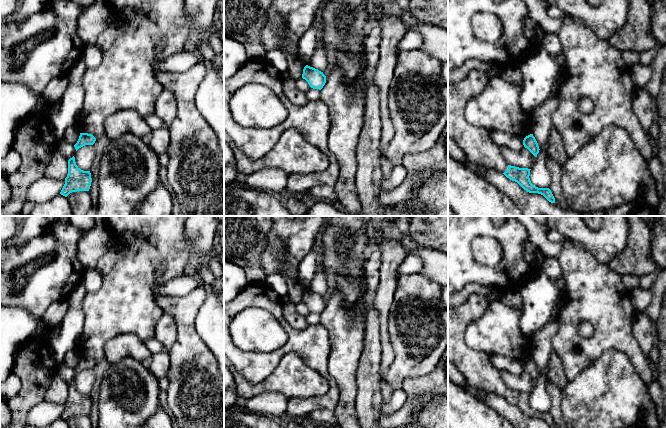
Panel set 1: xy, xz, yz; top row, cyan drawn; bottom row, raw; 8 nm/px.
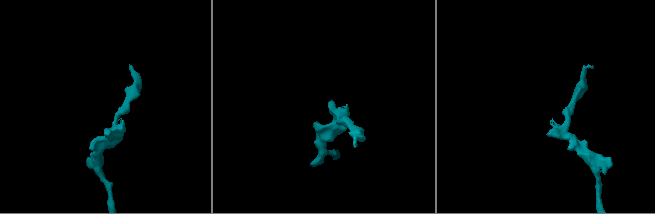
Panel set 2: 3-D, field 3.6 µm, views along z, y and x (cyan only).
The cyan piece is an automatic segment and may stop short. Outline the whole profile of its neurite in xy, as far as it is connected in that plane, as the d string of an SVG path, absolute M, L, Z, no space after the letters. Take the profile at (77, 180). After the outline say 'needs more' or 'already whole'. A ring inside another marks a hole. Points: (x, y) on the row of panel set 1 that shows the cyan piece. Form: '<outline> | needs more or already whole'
M73 156L68 160L68 174L60 194L67 197L72 192L89 191L91 182L90 171L81 170L76 165L75 157Z | already whole

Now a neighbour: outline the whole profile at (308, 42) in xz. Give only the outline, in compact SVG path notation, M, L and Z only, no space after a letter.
M312 25L299 40L297 57L305 65L307 65L308 59L319 43L319 35L321 35L321 30L317 26Z

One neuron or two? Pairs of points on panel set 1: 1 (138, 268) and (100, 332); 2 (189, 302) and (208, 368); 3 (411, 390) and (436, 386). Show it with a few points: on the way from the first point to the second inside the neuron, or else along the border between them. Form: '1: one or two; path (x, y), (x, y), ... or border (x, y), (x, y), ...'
1: one; path (131, 284), (128, 296), (108, 316)
2: one; path (188, 318), (188, 347), (192, 352)
3: one; path (417, 387), (430, 386)

